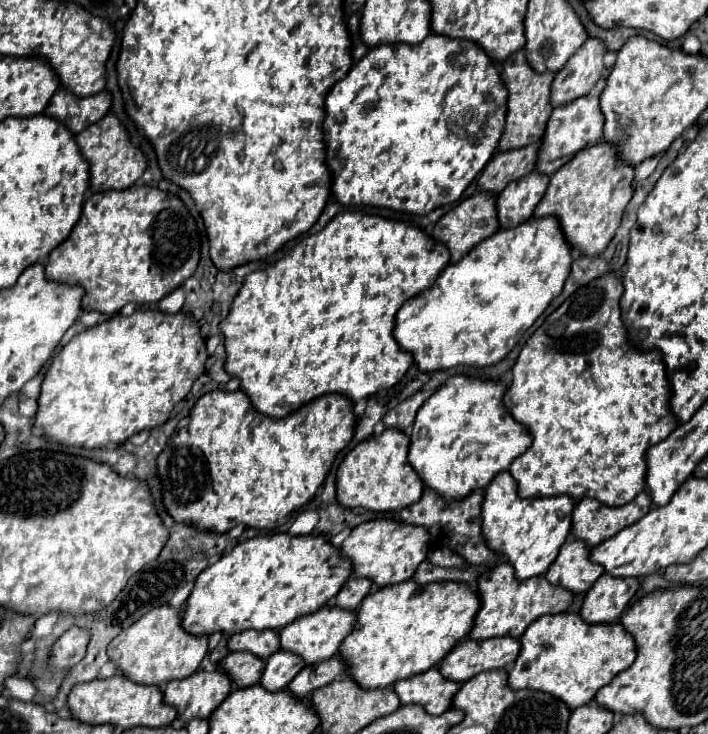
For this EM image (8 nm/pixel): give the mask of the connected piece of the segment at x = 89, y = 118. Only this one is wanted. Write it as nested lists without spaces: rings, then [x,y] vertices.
[[[57,90],[45,114],[67,124],[73,134],[79,134],[87,126],[101,120],[109,108],[111,94],[107,90],[95,94],[95,98],[75,98],[75,94],[67,94],[67,90]]]

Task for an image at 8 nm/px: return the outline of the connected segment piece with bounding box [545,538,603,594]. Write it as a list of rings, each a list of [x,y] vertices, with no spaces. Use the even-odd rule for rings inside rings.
[[[575,538],[565,542],[559,550],[557,560],[547,570],[545,578],[555,586],[571,590],[573,594],[587,592],[603,574],[603,566],[591,562],[589,552],[591,550],[587,550],[583,542],[575,542]]]

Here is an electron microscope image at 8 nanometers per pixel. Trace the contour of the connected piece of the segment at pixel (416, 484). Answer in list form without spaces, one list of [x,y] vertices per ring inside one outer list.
[[[387,428],[381,436],[371,436],[363,442],[359,442],[341,462],[339,470],[337,470],[337,498],[343,506],[347,508],[359,508],[363,506],[365,510],[371,512],[395,512],[399,508],[405,508],[413,502],[417,502],[423,494],[423,480],[419,478],[419,474],[411,468],[409,460],[409,436],[397,428]]]

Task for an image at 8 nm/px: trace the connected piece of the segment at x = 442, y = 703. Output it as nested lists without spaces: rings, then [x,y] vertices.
[[[437,666],[395,684],[395,692],[399,694],[401,704],[421,704],[429,714],[443,714],[449,710],[459,688],[461,684],[445,680]]]

